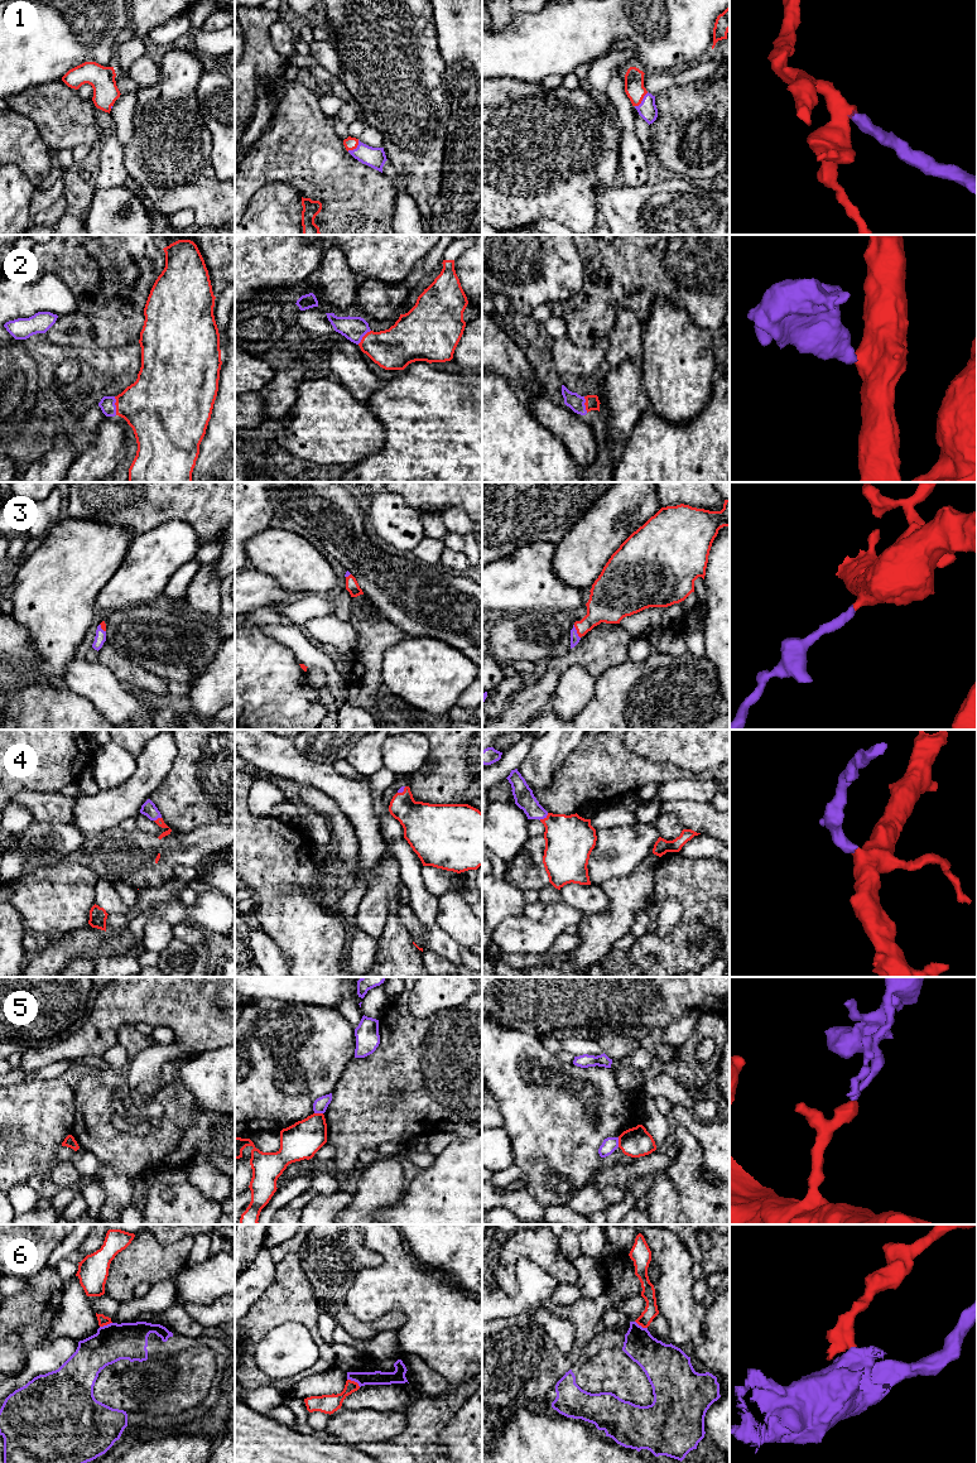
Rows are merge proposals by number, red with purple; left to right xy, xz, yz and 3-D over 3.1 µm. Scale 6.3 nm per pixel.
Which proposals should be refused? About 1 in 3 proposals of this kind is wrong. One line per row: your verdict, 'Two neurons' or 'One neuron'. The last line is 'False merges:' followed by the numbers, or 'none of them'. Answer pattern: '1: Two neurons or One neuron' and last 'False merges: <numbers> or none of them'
1: One neuron
2: One neuron
3: One neuron
4: One neuron
5: Two neurons
6: Two neurons
False merges: 5, 6

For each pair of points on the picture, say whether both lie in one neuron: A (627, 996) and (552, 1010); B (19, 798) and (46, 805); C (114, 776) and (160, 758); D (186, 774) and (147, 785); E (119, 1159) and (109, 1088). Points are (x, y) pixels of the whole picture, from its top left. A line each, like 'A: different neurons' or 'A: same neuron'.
A: same neuron
B: same neuron
C: different neurons
D: different neurons
E: same neuron

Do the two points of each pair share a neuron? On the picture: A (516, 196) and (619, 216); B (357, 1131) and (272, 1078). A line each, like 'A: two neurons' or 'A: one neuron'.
A: two neurons
B: two neurons

